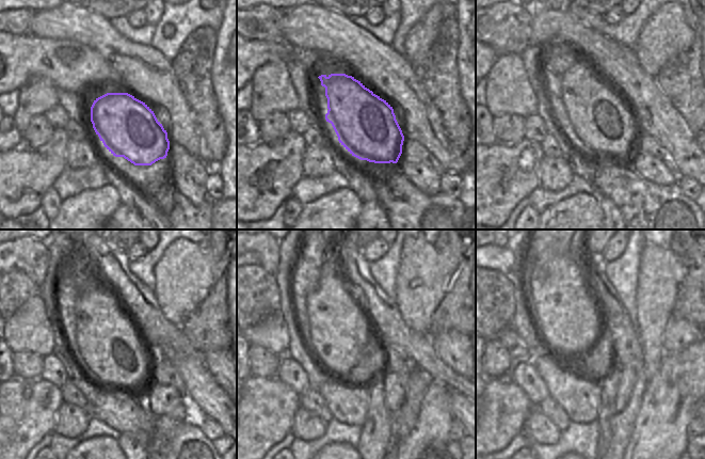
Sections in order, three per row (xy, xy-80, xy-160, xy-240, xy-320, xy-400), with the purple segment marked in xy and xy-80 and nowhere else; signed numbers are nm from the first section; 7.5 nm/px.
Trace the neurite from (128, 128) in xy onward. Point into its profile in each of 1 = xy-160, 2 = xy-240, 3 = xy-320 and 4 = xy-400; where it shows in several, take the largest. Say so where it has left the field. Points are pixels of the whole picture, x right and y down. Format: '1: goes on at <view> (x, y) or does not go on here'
1: goes on at xy-160 (602, 123)
2: goes on at xy-240 (117, 357)
3: goes on at xy-320 (341, 338)
4: goes on at xy-400 (565, 315)

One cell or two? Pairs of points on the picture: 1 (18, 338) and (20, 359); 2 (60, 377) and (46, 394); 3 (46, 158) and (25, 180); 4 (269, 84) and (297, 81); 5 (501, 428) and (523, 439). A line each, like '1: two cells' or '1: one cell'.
1: two cells
2: two cells
3: one cell
4: two cells
5: two cells

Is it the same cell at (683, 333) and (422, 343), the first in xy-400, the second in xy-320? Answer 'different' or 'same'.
different

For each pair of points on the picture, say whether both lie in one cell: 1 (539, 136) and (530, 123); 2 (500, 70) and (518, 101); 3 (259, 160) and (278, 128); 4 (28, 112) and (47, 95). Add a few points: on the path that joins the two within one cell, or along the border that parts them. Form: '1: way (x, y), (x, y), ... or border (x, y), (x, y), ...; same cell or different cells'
1: way (537, 132), (533, 126); same cell
2: way (507, 78), (507, 88), (513, 94); same cell
3: border (290, 130), (278, 141), (272, 143), (260, 141); different cells
4: way (32, 108), (43, 97); same cell

